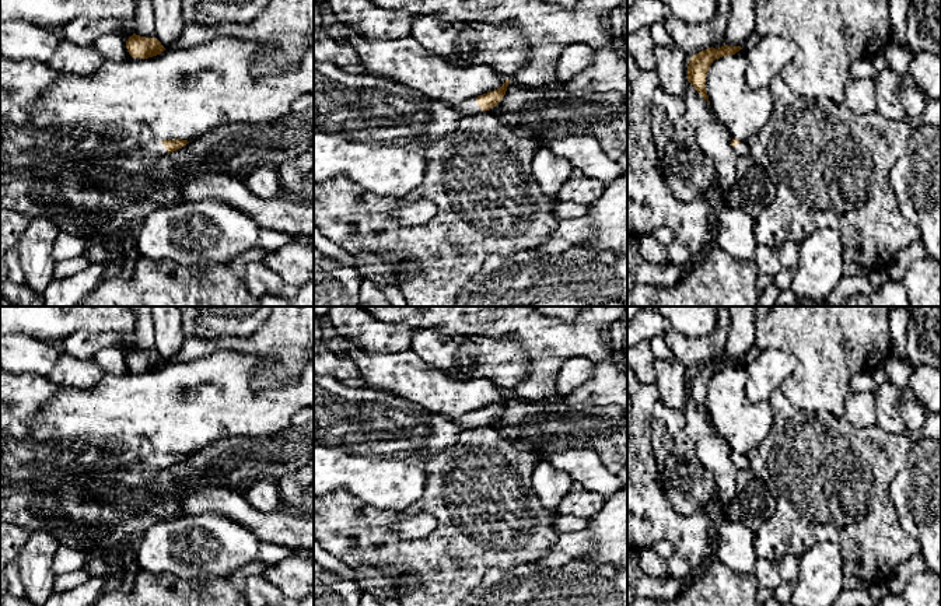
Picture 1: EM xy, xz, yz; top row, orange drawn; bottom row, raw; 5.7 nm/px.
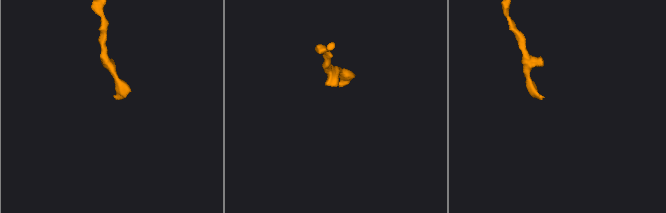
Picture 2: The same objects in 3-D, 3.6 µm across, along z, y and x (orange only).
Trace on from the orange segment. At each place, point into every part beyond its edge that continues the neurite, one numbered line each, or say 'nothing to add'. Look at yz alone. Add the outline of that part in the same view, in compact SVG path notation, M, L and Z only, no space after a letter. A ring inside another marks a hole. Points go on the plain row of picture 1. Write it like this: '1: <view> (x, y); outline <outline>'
1: yz (742, 462); outline M739 456L738 459L732 460L734 465L741 470L741 469L749 469L751 463L748 460L748 456Z

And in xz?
1: xz (469, 421); outline M476 411L469 413L468 416L454 420L458 425L461 425L463 430L472 430L476 427L486 427L489 424L482 424L478 418Z

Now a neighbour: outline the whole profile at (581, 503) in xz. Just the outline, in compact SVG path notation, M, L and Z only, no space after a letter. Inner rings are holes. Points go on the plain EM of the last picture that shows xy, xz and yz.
M574 481L571 490L557 505L559 515L573 515L584 519L592 518L605 504L605 497L588 491L580 483Z

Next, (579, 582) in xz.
M571 560L557 567L532 563L490 570L459 606L627 606L627 567Z

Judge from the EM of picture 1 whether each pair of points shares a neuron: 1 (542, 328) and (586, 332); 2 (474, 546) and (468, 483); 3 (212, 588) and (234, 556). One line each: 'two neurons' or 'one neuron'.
1: one neuron
2: one neuron
3: two neurons

